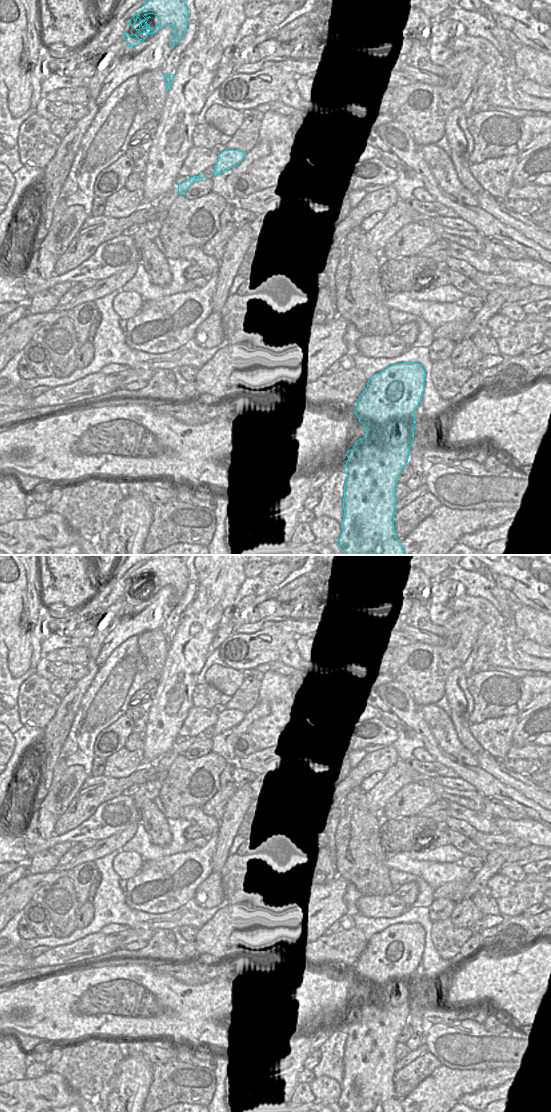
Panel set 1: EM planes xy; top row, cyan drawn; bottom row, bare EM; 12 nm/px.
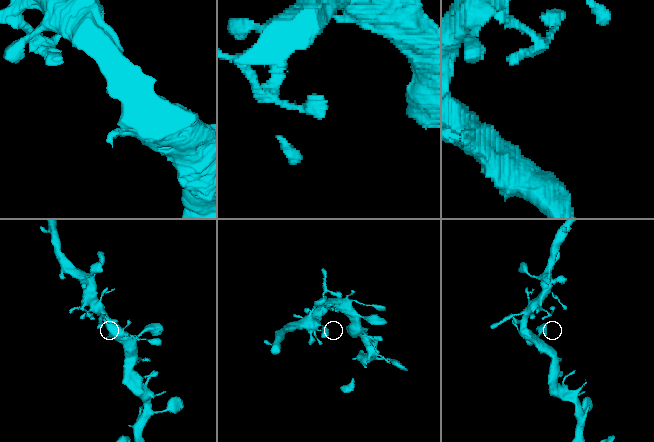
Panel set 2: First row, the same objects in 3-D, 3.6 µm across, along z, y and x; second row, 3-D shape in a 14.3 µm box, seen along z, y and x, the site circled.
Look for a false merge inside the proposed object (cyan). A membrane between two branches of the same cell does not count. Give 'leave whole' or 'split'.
leave whole

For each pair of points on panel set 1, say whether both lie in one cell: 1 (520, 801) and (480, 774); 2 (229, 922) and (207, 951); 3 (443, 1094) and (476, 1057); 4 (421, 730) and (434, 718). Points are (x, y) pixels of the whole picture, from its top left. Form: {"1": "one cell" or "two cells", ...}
{"1": "one cell", "2": "one cell", "3": "two cells", "4": "two cells"}

